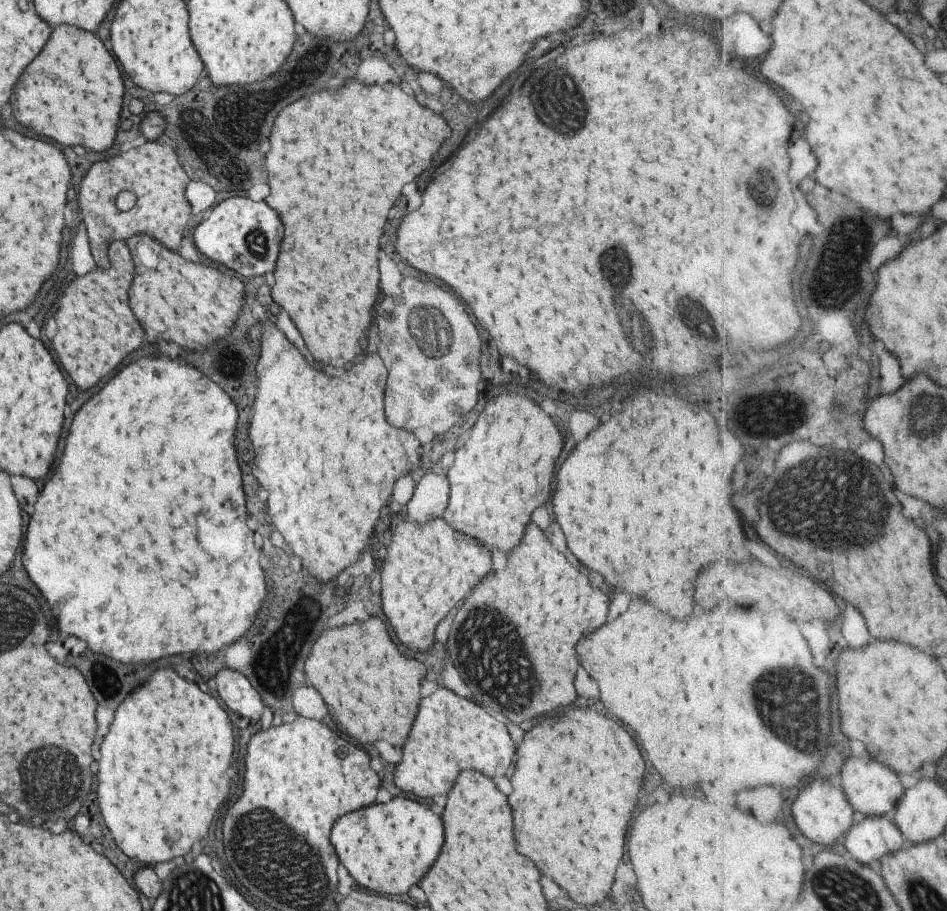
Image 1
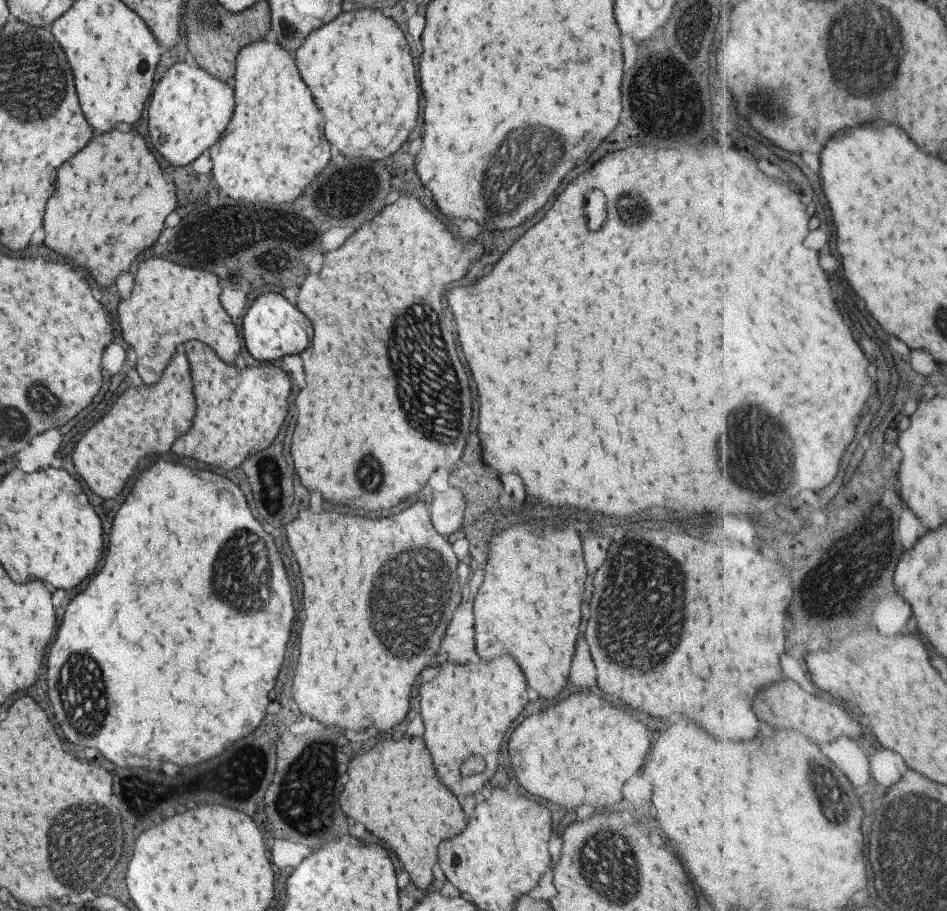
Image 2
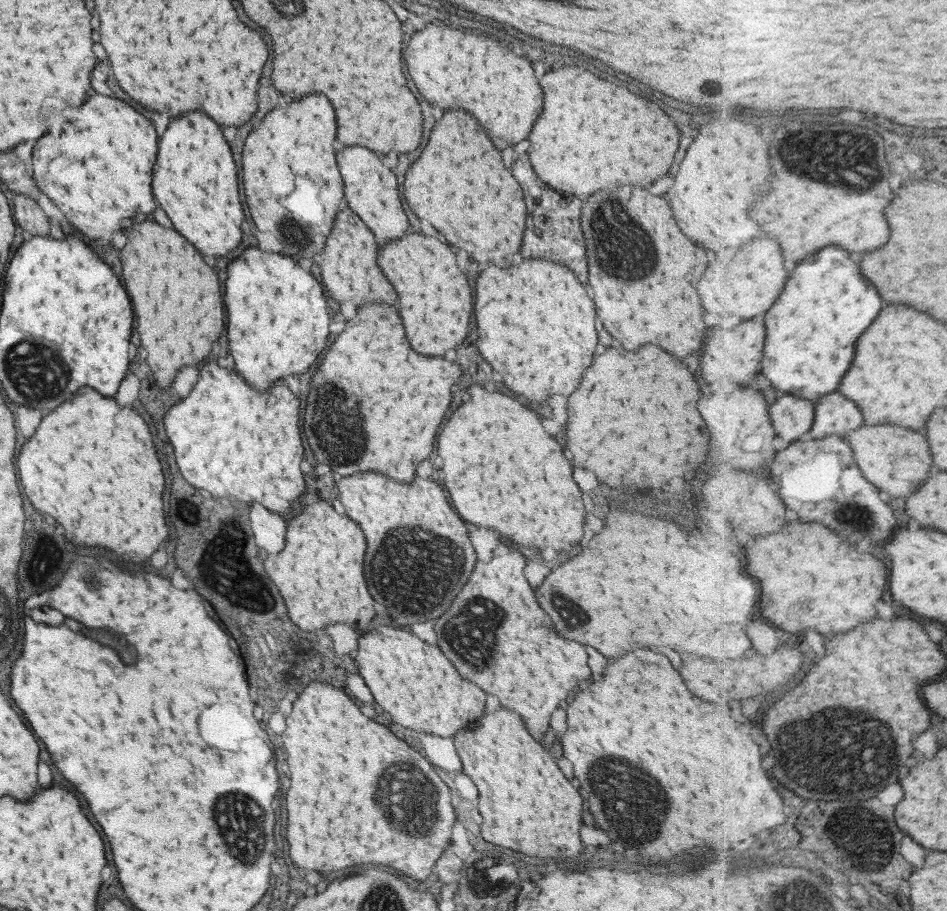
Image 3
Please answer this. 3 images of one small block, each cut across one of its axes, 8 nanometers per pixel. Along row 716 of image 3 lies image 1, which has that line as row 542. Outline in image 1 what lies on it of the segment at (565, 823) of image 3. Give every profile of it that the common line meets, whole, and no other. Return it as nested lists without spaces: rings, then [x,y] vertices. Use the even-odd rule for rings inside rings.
[[[501,394],[499,398],[493,398],[473,424],[469,440],[461,448],[461,458],[455,458],[455,462],[446,472],[449,498],[442,512],[442,519],[469,539],[479,540],[481,544],[497,548],[505,554],[511,552],[519,544],[531,512],[537,506],[543,506],[545,500],[549,498],[551,474],[559,450],[561,450],[561,436],[553,426],[553,422],[549,420],[549,416],[543,414],[539,406],[515,394]]]

